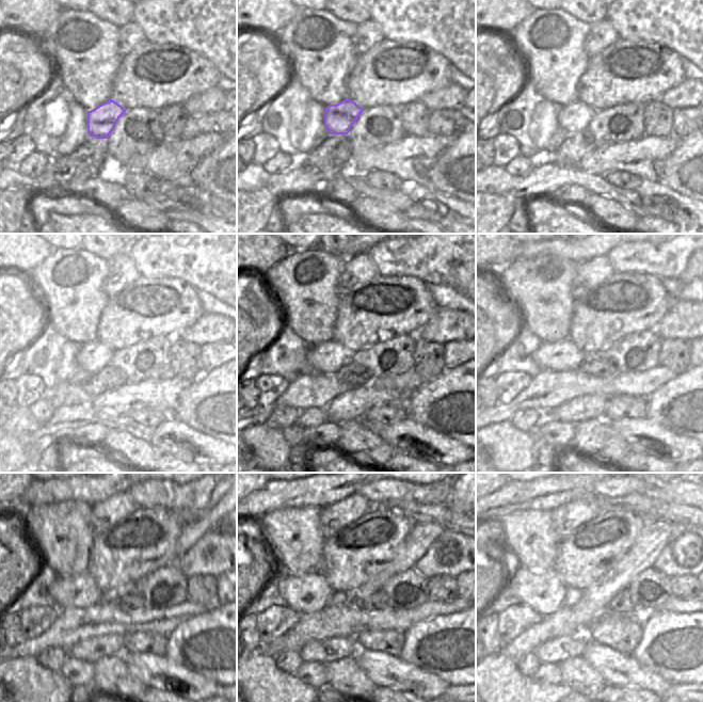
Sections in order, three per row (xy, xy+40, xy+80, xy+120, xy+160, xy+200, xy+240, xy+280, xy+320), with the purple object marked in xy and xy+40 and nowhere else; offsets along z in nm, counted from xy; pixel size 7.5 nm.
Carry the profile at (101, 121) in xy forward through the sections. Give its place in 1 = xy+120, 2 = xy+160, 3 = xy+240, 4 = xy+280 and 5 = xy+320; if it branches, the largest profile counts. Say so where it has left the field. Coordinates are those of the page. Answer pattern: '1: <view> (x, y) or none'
1: xy+120 (93, 356)
2: xy+160 (329, 356)
3: xy+240 (81, 591)
4: xy+280 (305, 593)
5: xy+320 (543, 592)

